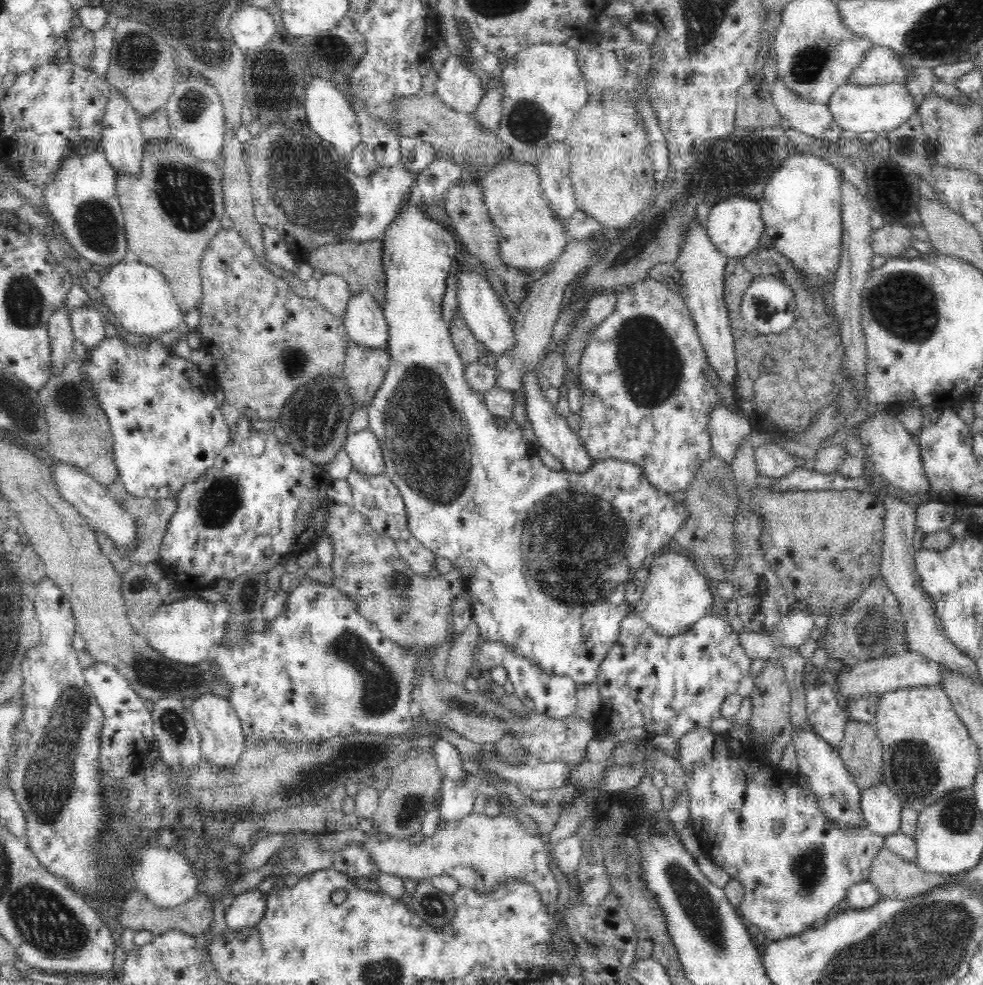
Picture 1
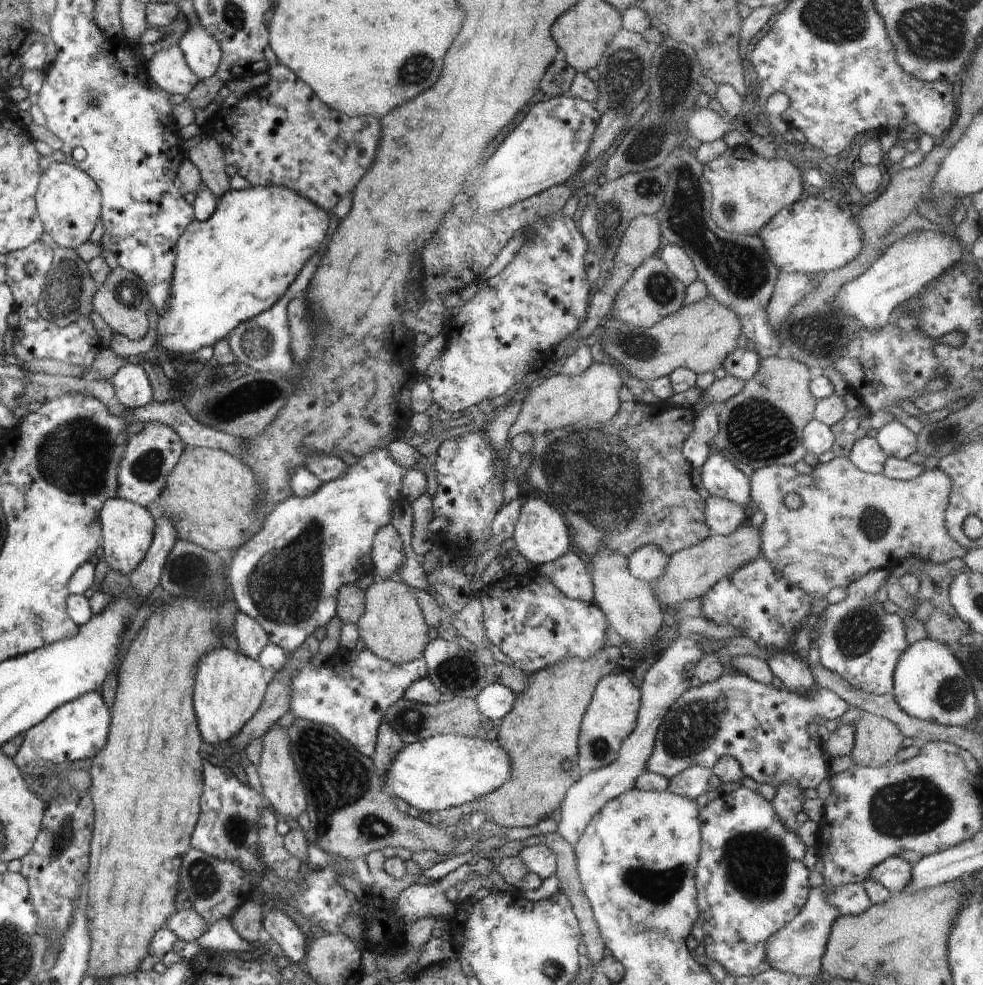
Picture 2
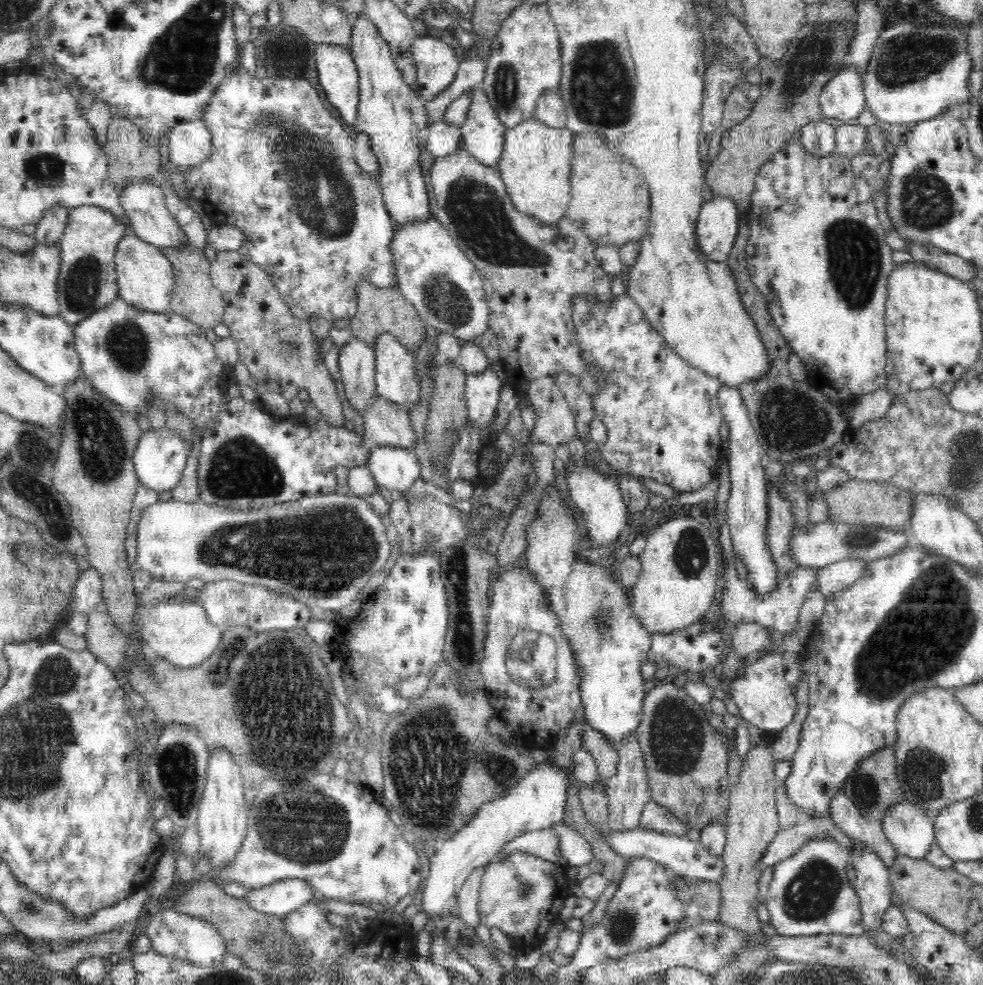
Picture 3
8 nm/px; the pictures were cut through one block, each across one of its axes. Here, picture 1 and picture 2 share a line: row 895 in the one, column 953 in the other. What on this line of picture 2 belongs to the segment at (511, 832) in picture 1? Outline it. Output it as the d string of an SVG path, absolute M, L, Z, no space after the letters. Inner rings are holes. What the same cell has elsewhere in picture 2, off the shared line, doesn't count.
M835 456L830 462L816 465L810 469L811 474L801 474L799 469L794 465L778 465L770 467L762 467L757 471L749 473L750 479L750 500L752 510L762 510L765 514L765 521L759 530L759 538L761 539L761 554L766 556L766 560L770 560L770 564L788 580L798 588L802 588L802 592L806 592L812 600L822 600L836 586L847 588L858 578L862 578L867 572L878 569L894 569L898 563L908 556L916 556L927 562L938 562L943 564L952 558L960 558L963 554L961 544L956 540L952 540L948 534L946 526L945 512L949 503L950 492L952 490L952 480L946 472L942 472L939 468L930 472L922 472L912 480L898 480L888 478L884 474L872 474L858 470L849 457ZM788 494L797 494L802 499L802 505L798 509L790 509L784 503L784 497Z

